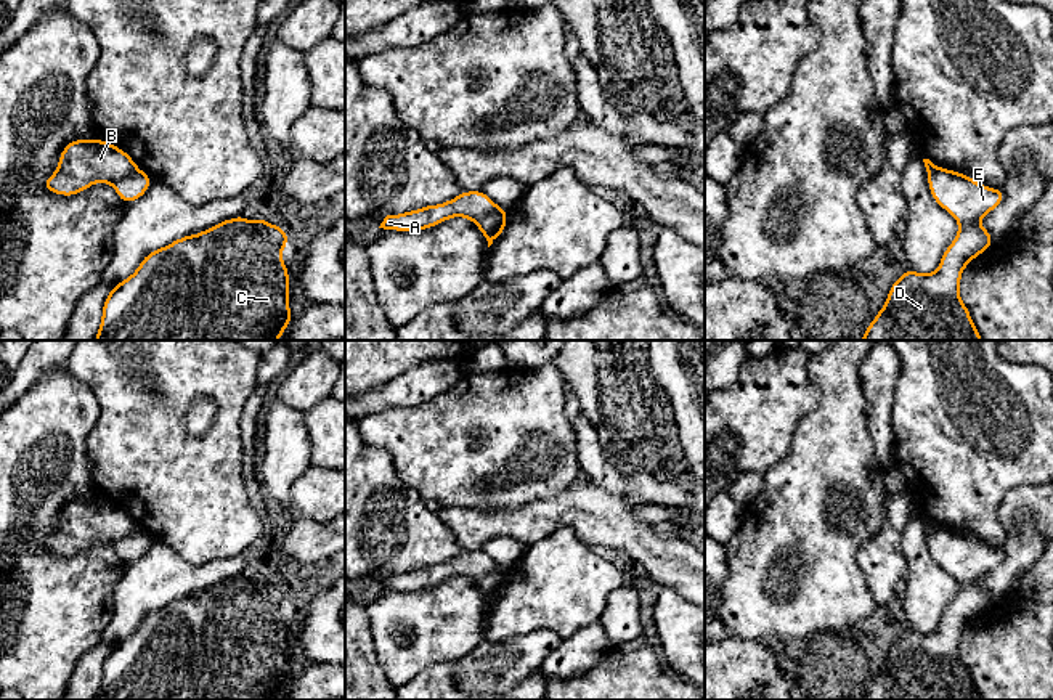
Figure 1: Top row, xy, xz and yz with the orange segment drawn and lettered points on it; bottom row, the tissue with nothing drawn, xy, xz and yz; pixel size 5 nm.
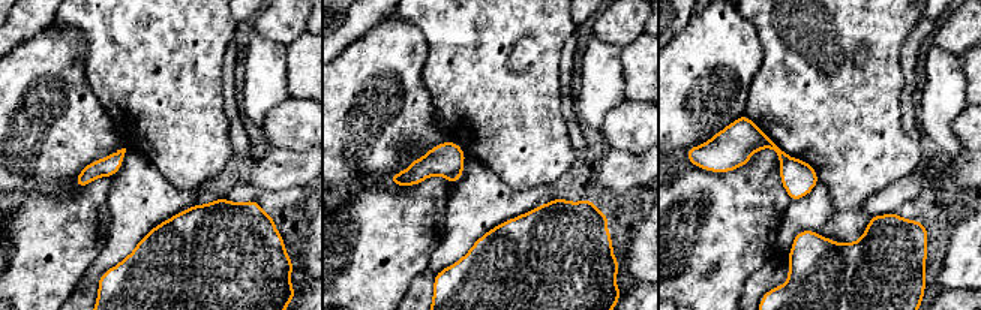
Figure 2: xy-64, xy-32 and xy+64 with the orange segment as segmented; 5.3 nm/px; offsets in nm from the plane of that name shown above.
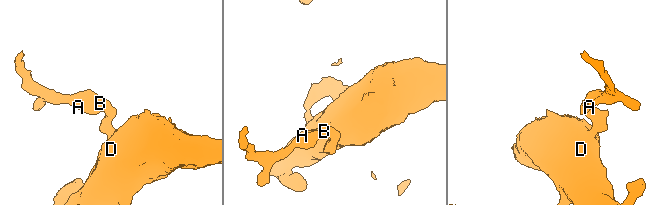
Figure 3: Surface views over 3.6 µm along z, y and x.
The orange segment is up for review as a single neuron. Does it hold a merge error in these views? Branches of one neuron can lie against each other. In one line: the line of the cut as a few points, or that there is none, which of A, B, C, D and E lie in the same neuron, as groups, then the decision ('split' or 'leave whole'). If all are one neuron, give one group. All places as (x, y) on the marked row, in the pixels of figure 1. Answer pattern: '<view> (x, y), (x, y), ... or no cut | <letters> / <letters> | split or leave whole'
xy (137, 169), (114, 185) | A B / C D E | split

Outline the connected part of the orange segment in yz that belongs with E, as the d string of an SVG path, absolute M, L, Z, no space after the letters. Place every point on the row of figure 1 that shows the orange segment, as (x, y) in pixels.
M947 169L929 175L928 186L934 201L957 218L958 234L934 273L909 268L899 276L860 340L982 340L958 286L963 268L994 244L979 218L1002 204L1003 188L992 189Z

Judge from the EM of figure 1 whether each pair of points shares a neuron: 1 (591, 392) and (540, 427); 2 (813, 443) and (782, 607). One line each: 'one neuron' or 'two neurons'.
1: two neurons
2: one neuron

